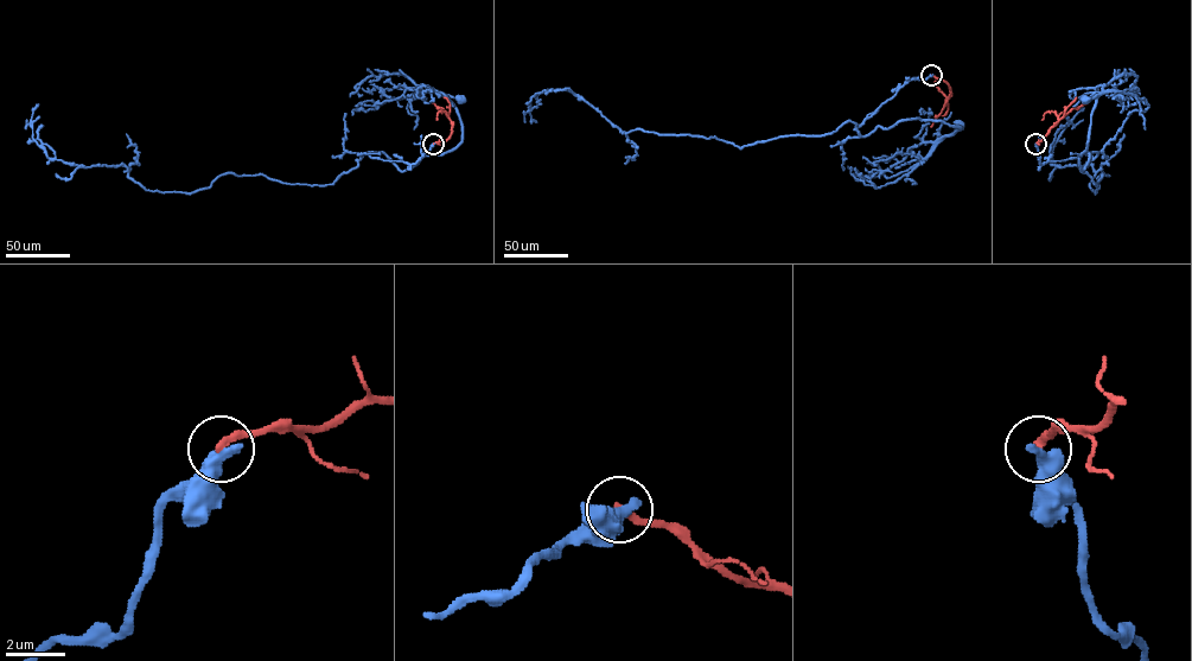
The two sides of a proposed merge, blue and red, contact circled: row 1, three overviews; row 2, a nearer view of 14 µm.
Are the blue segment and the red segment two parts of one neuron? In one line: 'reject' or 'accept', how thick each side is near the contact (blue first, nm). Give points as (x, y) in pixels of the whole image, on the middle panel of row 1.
reject; calibres 550 and 280 nm

